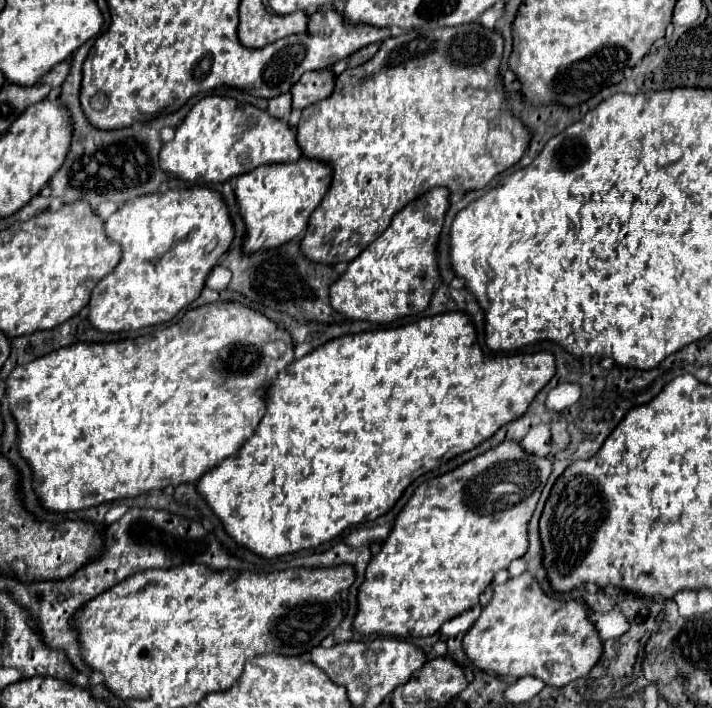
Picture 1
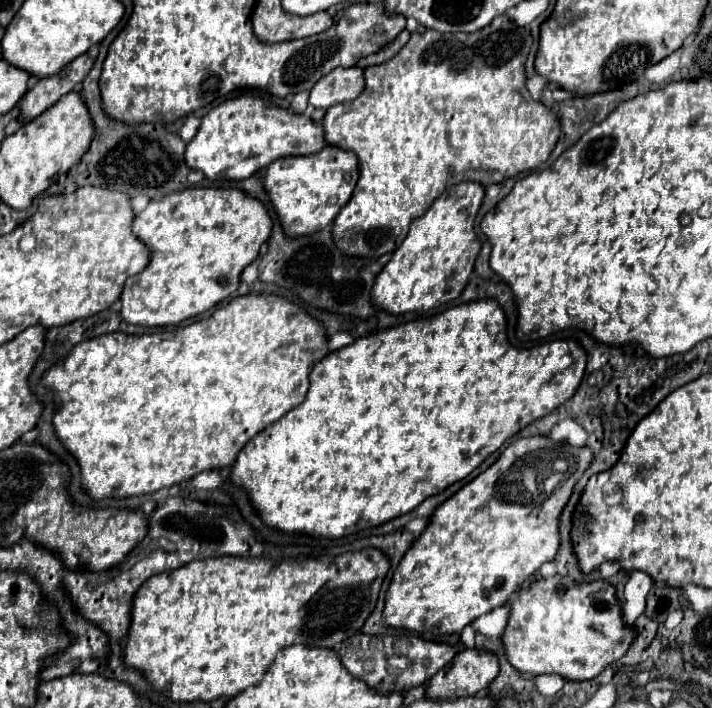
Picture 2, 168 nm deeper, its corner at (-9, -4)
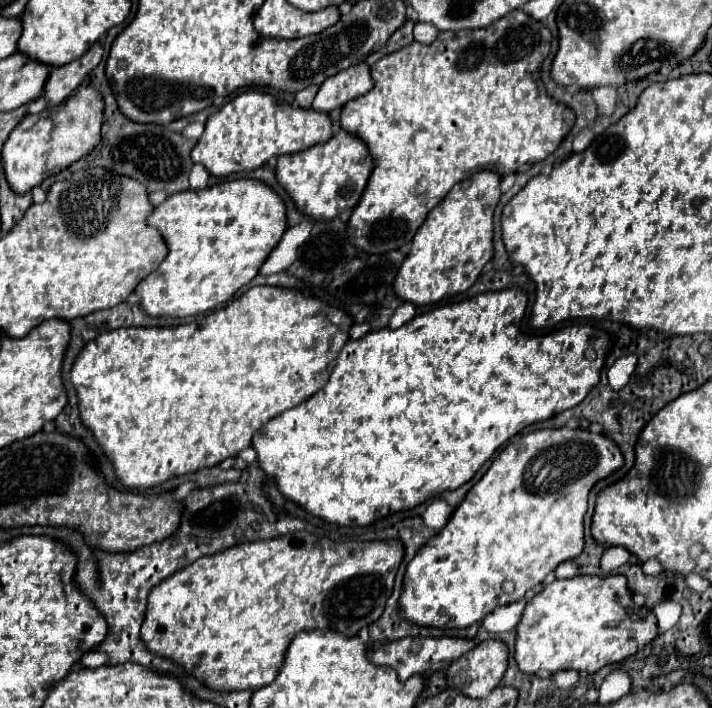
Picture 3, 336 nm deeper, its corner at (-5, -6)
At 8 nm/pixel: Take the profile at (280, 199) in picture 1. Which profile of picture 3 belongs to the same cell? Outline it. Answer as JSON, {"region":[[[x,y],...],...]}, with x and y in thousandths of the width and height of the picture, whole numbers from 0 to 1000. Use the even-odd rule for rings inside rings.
{"region":[[[478,184],[475,189],[469,189],[461,201],[441,206],[438,212],[424,212],[419,218],[402,218],[393,220],[388,229],[388,254],[390,260],[407,274],[407,280],[416,288],[416,297],[421,302],[430,302],[438,311],[447,308],[458,308],[463,314],[463,308],[478,305],[483,297],[497,294],[506,282],[506,274],[517,257],[517,249],[522,243],[522,223],[511,206],[511,201],[483,184]]]}

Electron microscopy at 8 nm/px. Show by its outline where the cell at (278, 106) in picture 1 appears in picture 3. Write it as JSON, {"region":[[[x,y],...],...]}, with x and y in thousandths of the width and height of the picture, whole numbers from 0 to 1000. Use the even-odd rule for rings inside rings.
{"region":[[[435,121],[435,124],[421,127],[421,130],[416,133],[419,150],[421,150],[421,153],[435,153],[435,150],[438,150],[438,141],[441,141],[441,136],[444,136],[444,130],[447,130],[447,121]]]}

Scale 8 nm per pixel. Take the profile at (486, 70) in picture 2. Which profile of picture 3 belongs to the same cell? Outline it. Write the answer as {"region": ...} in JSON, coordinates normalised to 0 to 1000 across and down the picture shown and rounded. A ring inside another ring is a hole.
{"region":[[[719,14],[716,20],[711,20],[711,25],[699,25],[699,31],[694,31],[688,40],[666,42],[663,51],[657,51],[657,54],[643,54],[640,48],[618,45],[615,54],[601,65],[581,56],[573,65],[567,65],[565,71],[556,71],[556,73],[534,82],[528,90],[520,93],[520,107],[525,113],[525,124],[511,136],[486,144],[480,150],[480,158],[478,158],[478,178],[486,186],[492,186],[492,189],[503,192],[506,198],[511,198],[511,203],[517,206],[517,212],[520,212],[520,218],[525,223],[525,240],[522,240],[522,246],[517,251],[517,260],[514,260],[508,277],[506,277],[506,285],[497,291],[497,297],[492,302],[492,311],[489,311],[489,325],[486,328],[492,331],[492,342],[497,342],[497,347],[503,347],[506,353],[514,353],[517,359],[539,359],[539,356],[548,356],[548,353],[567,350],[579,339],[579,333],[584,331],[590,316],[598,311],[601,299],[618,285],[618,280],[626,277],[626,271],[640,257],[649,254],[652,243],[669,240],[669,237],[685,237],[685,240],[697,240],[702,249],[708,249],[708,246],[725,243],[736,232],[764,226],[767,220],[772,220],[784,209],[784,203],[801,186],[801,181],[806,175],[806,161],[803,161],[803,155],[798,150],[778,144],[767,133],[758,113],[750,113],[750,102],[758,96],[758,88],[764,85],[764,79],[772,71],[772,56],[775,56],[775,48],[764,34],[747,28],[733,14]]]}

